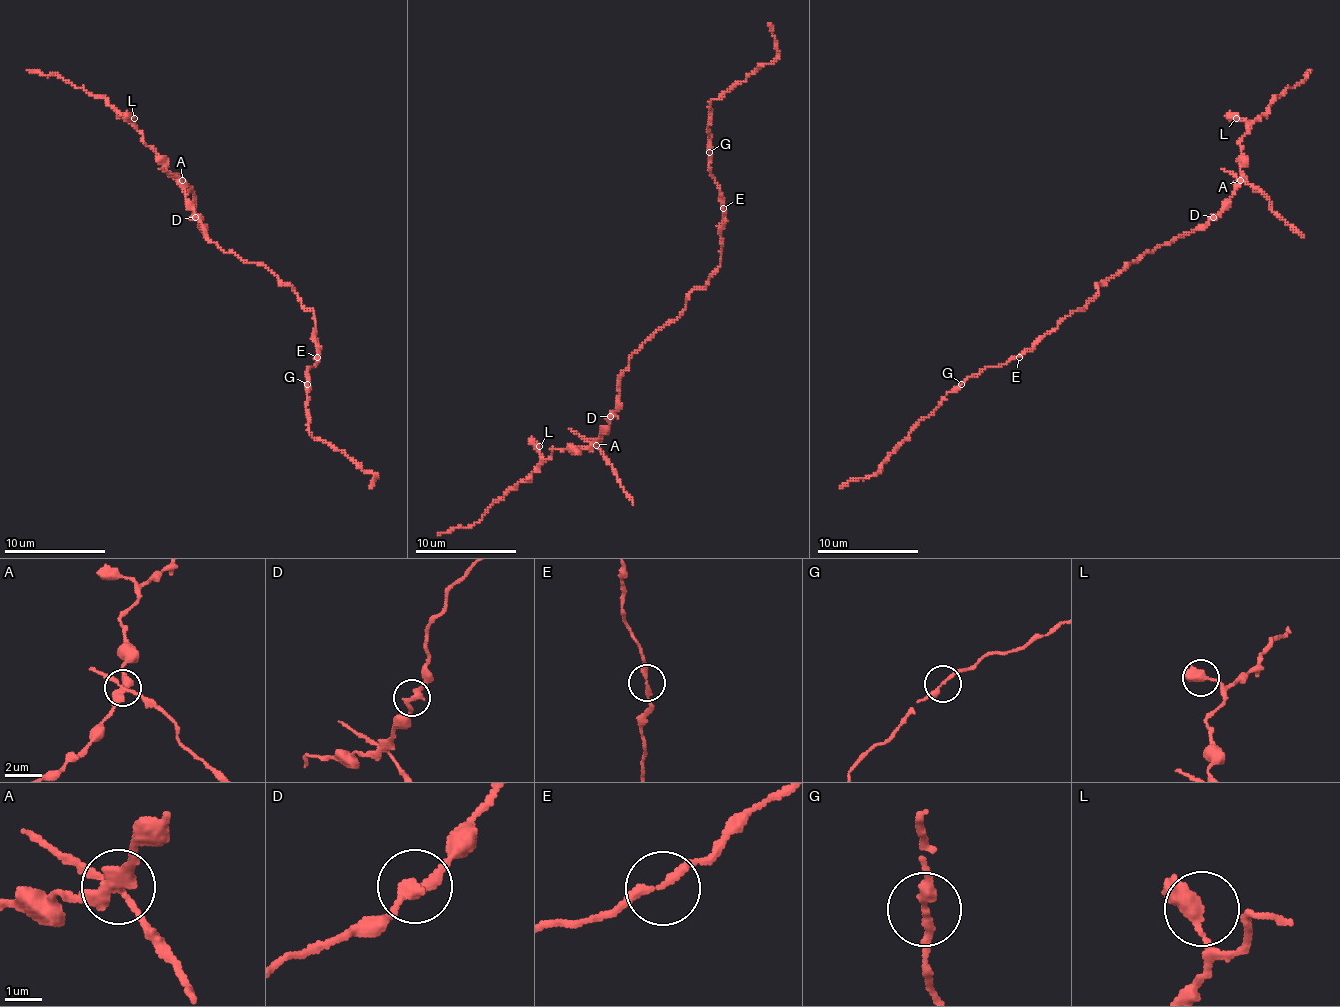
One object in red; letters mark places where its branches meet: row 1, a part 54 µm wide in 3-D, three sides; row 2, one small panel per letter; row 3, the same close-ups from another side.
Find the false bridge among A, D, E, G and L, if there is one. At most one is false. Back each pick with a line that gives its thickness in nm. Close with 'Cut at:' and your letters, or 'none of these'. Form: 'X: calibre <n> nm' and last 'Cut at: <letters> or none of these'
A: calibre 340 nm
Cut at: A

